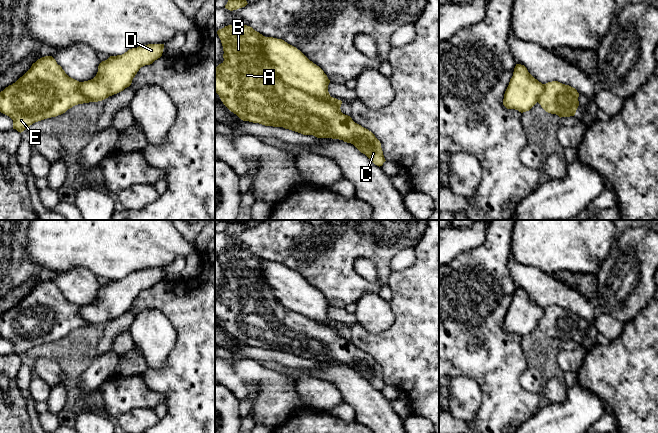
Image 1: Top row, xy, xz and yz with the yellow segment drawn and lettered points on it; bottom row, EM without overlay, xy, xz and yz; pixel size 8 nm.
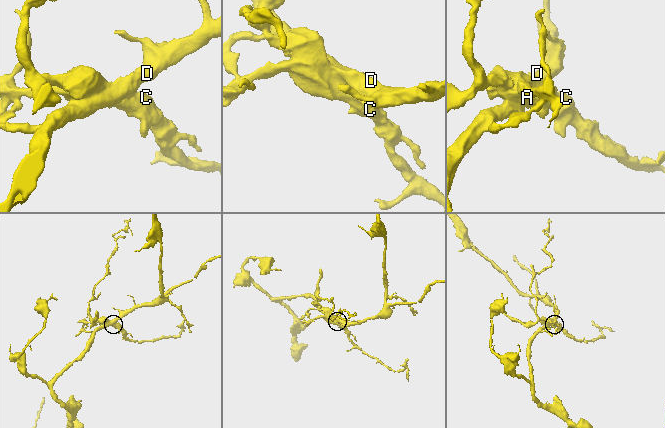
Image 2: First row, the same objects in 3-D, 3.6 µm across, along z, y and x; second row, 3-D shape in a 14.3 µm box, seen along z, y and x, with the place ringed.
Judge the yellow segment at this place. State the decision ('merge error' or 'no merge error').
merge error

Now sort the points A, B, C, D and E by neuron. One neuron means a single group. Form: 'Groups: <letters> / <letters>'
Groups: A B C E / D

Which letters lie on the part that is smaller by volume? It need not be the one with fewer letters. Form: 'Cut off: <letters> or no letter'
Cut off: A, B, C, E

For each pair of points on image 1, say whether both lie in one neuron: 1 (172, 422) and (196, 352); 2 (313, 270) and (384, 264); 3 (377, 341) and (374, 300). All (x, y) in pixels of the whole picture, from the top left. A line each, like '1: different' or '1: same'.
1: same
2: same
3: different

